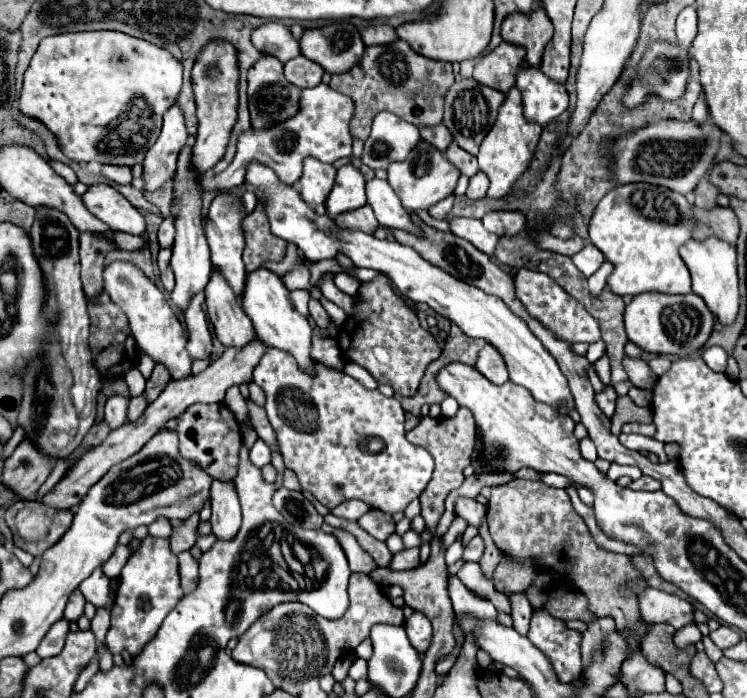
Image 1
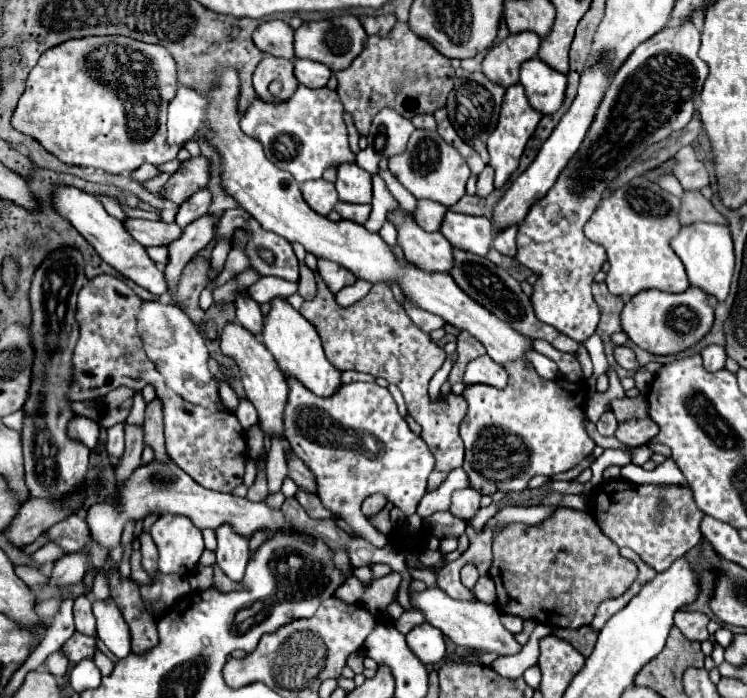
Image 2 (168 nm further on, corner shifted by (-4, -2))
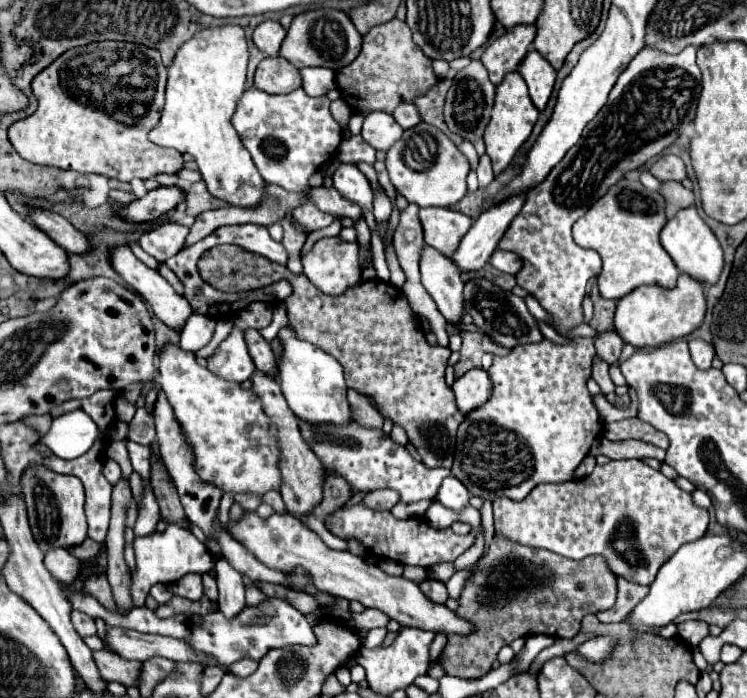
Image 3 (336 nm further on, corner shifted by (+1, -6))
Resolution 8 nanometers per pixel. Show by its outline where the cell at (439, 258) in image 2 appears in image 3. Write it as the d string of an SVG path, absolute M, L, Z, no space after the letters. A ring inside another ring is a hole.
M425 244L421 250L419 268L421 284L435 300L439 312L447 322L457 324L463 314L463 280L459 266L445 254L439 254L433 246Z

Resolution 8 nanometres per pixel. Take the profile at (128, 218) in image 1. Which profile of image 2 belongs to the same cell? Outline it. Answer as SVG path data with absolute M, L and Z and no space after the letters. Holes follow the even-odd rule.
M128 218L124 224L126 230L132 234L134 240L138 240L142 246L170 246L174 240L182 236L182 228L176 226L176 222L150 222L140 218Z

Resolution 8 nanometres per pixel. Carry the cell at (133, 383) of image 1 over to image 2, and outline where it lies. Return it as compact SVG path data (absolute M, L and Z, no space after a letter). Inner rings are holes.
M136 392L136 394L134 394L134 406L132 406L132 412L130 412L126 424L142 426L142 424L144 424L144 408L146 408L146 404L144 404L144 400L142 400L142 394Z

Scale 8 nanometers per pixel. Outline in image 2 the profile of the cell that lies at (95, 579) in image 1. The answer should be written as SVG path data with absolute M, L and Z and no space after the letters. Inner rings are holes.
M110 598L104 602L92 602L92 606L98 622L98 638L104 642L106 648L118 654L118 658L126 658L132 651L131 637L120 610Z

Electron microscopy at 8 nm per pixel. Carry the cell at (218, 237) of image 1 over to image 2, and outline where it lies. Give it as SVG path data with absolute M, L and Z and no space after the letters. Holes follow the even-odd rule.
M246 290L240 292L236 298L236 318L238 322L242 322L244 328L252 330L252 334L260 336L260 326L264 326L264 316L260 312L260 304L248 298Z

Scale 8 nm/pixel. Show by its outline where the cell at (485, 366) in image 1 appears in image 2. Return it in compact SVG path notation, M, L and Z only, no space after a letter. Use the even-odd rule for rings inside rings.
M484 354L472 360L466 368L464 386L472 386L472 384L488 384L488 386L504 388L508 384L508 374L500 364L496 364L488 354Z

